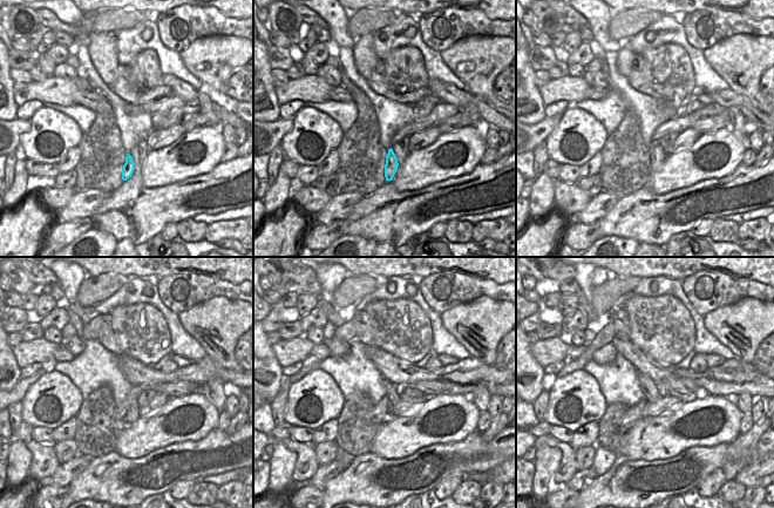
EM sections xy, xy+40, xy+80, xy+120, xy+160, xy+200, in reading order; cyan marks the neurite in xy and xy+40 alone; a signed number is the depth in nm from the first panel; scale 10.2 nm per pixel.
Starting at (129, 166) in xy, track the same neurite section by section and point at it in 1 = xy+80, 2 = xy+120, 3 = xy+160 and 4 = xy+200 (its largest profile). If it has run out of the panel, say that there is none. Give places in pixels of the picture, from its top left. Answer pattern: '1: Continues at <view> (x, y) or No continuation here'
1: Continues at xy+80 (657, 156)
2: Continues at xy+120 (133, 413)
3: Continues at xy+160 (391, 388)
4: Continues at xy+200 (649, 387)

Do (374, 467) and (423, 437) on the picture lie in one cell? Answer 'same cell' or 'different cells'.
different cells

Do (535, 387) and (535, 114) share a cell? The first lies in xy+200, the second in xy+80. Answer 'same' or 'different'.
same

